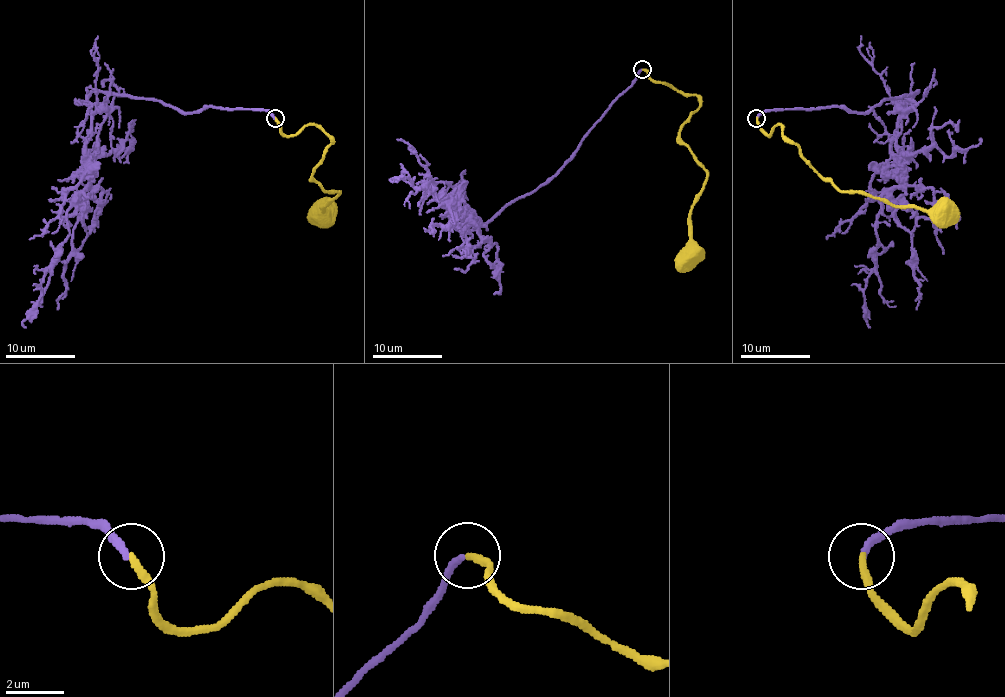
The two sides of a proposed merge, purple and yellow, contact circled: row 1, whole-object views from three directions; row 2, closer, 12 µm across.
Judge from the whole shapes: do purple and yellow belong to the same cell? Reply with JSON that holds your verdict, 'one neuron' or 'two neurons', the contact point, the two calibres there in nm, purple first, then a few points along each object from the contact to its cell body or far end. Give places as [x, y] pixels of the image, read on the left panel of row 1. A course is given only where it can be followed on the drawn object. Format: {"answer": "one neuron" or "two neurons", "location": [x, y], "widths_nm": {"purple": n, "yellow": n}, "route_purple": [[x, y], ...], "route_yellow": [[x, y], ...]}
{"answer": "one neuron", "location": [275, 118], "widths_nm": {"purple": 260, "yellow": 280}, "route_purple": [[274, 117], [251, 109], [185, 112], [113, 95], [90, 185], [68, 211], [69, 235], [42, 278], [26, 327]], "route_yellow": [[275, 117], [286, 135], [315, 124], [333, 138], [312, 178], [339, 194], [322, 209], [317, 202], [322, 206]]}

